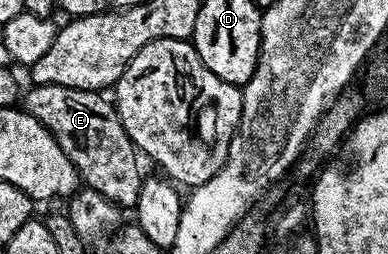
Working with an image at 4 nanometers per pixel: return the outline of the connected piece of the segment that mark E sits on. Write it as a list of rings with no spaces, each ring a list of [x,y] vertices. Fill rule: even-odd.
[[[60,84],[31,85],[29,89],[24,94],[26,113],[31,114],[60,144],[68,160],[72,160],[78,170],[79,179],[119,208],[137,207],[144,181],[144,173],[138,167],[140,154],[122,127],[113,101],[92,90],[64,88]]]

